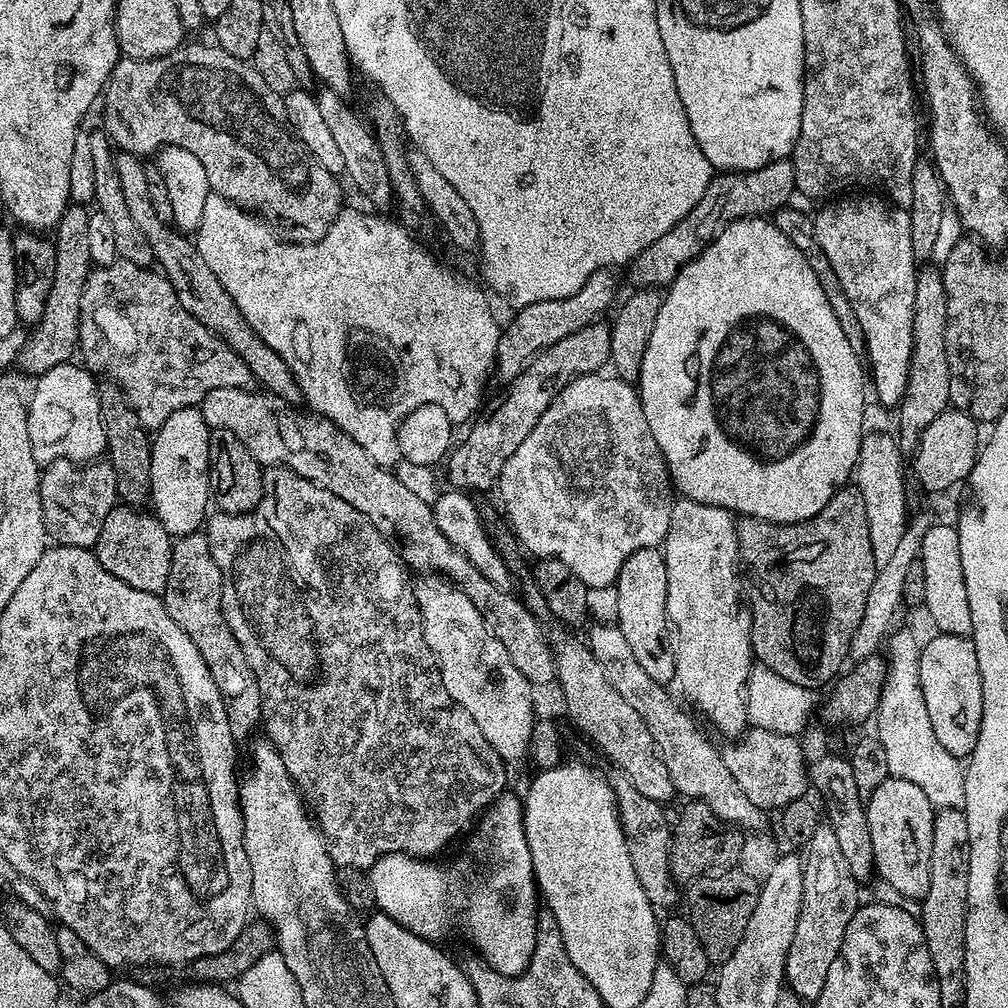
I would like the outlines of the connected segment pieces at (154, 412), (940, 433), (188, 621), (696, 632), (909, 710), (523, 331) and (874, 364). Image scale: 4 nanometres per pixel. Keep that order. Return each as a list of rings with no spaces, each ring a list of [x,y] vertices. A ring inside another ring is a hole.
[[[119,258],[105,268],[93,267],[92,273],[86,278],[86,286],[82,290],[80,343],[78,345],[78,352],[81,357],[84,355],[84,360],[82,359],[83,367],[87,368],[88,371],[93,374],[99,374],[101,377],[104,375],[104,378],[107,378],[111,383],[116,384],[124,391],[124,396],[130,402],[134,414],[138,414],[138,422],[142,422],[142,426],[149,430],[160,428],[162,422],[166,422],[166,418],[170,414],[174,414],[183,408],[193,407],[192,384],[248,388],[249,385],[253,383],[252,371],[246,366],[246,362],[242,362],[242,358],[238,358],[238,354],[234,354],[234,350],[231,346],[225,344],[215,332],[211,332],[202,322],[198,322],[198,318],[194,318],[184,309],[182,302],[178,302],[175,290],[170,286],[170,282],[163,274],[153,270],[151,267],[139,268],[138,266],[134,266],[134,262],[126,262]]]
[[[949,407],[948,411],[938,414],[926,430],[922,430],[920,441],[914,449],[916,461],[910,464],[910,472],[916,475],[916,480],[928,492],[944,492],[947,488],[952,488],[955,484],[963,485],[971,474],[973,466],[976,464],[976,457],[982,447],[982,436],[977,421],[967,416],[965,412],[960,412],[954,407]]]
[[[203,531],[173,539],[170,578],[164,587],[162,599],[170,618],[174,618],[174,622],[178,622],[178,626],[190,634],[190,642],[198,646],[198,654],[202,654],[202,662],[206,662],[206,670],[210,670],[214,686],[218,686],[226,718],[230,722],[232,739],[241,742],[255,728],[261,727],[262,698],[258,690],[258,678],[254,678],[254,670],[250,670],[250,662],[246,662],[246,654],[242,654],[242,646],[238,646],[238,638],[234,638],[224,617],[222,570],[218,570],[218,562],[214,562],[210,554],[210,542]]]
[[[677,499],[672,505],[670,514],[670,530],[666,534],[662,551],[666,562],[666,610],[668,611],[668,622],[673,634],[672,648],[676,651],[676,679],[675,683],[680,684],[684,691],[683,699],[693,704],[722,735],[727,738],[736,738],[749,727],[748,715],[746,714],[746,686],[750,683],[749,674],[754,663],[752,654],[752,638],[749,629],[740,621],[740,588],[736,585],[736,564],[738,568],[738,557],[740,555],[740,543],[736,533],[737,517],[726,508],[719,508],[713,504],[703,504],[693,500]]]
[[[889,635],[886,640],[886,675],[882,693],[882,716],[884,712],[884,749],[886,750],[886,766],[889,777],[897,776],[906,782],[914,782],[930,798],[933,809],[963,808],[966,802],[966,786],[964,785],[965,765],[946,750],[942,750],[942,742],[934,738],[934,726],[930,726],[930,714],[926,714],[926,706],[922,702],[922,686],[918,678],[918,662],[922,644],[912,636]]]
[[[603,268],[594,274],[590,274],[586,286],[582,286],[582,290],[578,290],[570,298],[534,302],[530,306],[519,309],[514,314],[516,316],[511,320],[510,324],[506,324],[500,333],[494,365],[495,375],[498,374],[502,378],[501,381],[504,382],[512,380],[518,374],[524,372],[529,361],[538,352],[554,346],[554,342],[574,334],[588,324],[597,323],[603,317],[600,315],[608,307],[611,309],[617,303],[616,274],[613,269]]]
[[[848,194],[828,203],[825,203],[825,208],[820,213],[817,211],[814,216],[818,246],[822,246],[826,258],[830,258],[830,266],[834,266],[838,282],[842,282],[842,290],[850,306],[854,306],[858,326],[864,335],[866,368],[870,373],[871,387],[872,384],[876,387],[876,396],[882,403],[899,405],[904,398],[912,357],[914,290],[918,271],[918,261],[911,245],[909,209],[900,208],[891,200],[876,194]]]

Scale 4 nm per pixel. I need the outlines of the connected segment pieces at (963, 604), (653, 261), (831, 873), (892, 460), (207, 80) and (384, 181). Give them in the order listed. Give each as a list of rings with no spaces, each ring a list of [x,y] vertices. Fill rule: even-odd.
[[[934,522],[930,530],[926,530],[918,563],[922,566],[922,578],[926,581],[926,598],[922,608],[923,611],[928,611],[928,616],[936,627],[935,631],[971,637],[970,598],[966,598],[966,578],[962,574],[960,536],[951,523]]]
[[[791,159],[775,160],[758,170],[749,172],[722,172],[712,177],[712,184],[706,186],[706,194],[698,198],[698,206],[682,218],[662,238],[650,242],[646,250],[642,250],[634,257],[630,267],[627,269],[628,276],[633,280],[636,288],[663,289],[671,285],[672,280],[680,273],[686,265],[710,242],[715,240],[726,226],[730,226],[739,220],[749,218],[764,218],[774,214],[779,208],[787,205],[790,194],[796,191],[796,179],[794,178],[794,166]]]
[[[820,822],[808,844],[802,848],[802,906],[798,910],[798,926],[794,926],[794,942],[786,954],[784,979],[791,995],[805,1002],[815,1002],[826,986],[826,974],[838,950],[842,950],[842,938],[846,938],[846,926],[860,909],[861,885],[850,874],[850,866],[838,846],[832,825]]]
[[[869,431],[864,437],[864,441],[860,443],[860,457],[856,463],[856,471],[854,473],[854,486],[862,494],[862,502],[866,502],[866,522],[870,526],[870,550],[874,550],[874,562],[877,566],[882,565],[887,562],[894,555],[894,549],[898,547],[898,541],[902,539],[902,534],[906,530],[910,519],[910,511],[908,512],[908,504],[906,502],[906,496],[904,494],[904,472],[906,476],[906,468],[900,465],[900,455],[902,455],[902,449],[898,443],[897,437],[892,436],[888,432],[872,432]]]
[[[188,42],[174,49],[170,54],[158,58],[135,60],[129,56],[124,56],[117,60],[112,75],[108,77],[108,83],[104,85],[102,93],[102,105],[104,104],[103,131],[107,133],[111,143],[119,151],[133,152],[135,156],[141,158],[148,158],[148,155],[151,157],[153,154],[159,153],[160,149],[167,148],[169,144],[178,146],[182,150],[190,150],[190,154],[194,154],[194,158],[198,158],[198,162],[202,162],[202,166],[206,170],[206,178],[210,182],[212,192],[215,195],[234,202],[239,208],[246,208],[249,212],[256,213],[265,223],[271,225],[280,239],[290,244],[315,244],[326,234],[326,230],[330,230],[330,226],[338,218],[342,207],[342,201],[340,201],[341,181],[332,176],[330,170],[322,170],[322,166],[318,166],[318,162],[310,154],[310,150],[306,150],[306,146],[296,137],[296,133],[289,128],[288,115],[284,109],[281,93],[276,93],[264,81],[263,74],[258,69],[251,68],[253,66],[251,63],[234,58],[223,52],[218,46],[209,44],[191,44],[191,42]]]
[[[321,87],[319,91],[315,93],[318,111],[321,112],[322,119],[326,121],[326,127],[329,128],[330,135],[334,137],[342,159],[346,162],[344,176],[352,179],[353,186],[373,204],[369,204],[373,209],[384,210],[380,208],[386,207],[390,202],[393,203],[394,193],[392,179],[375,135],[362,116],[362,121],[360,121],[359,114],[347,104],[349,101],[345,97],[338,95],[333,88]]]

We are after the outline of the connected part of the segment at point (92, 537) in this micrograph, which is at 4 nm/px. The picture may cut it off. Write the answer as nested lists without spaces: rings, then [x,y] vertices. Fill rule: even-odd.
[[[66,459],[55,460],[41,473],[39,494],[42,497],[43,525],[48,536],[75,548],[93,547],[98,534],[102,534],[102,522],[106,522],[110,510],[119,501],[113,466],[106,460],[86,465],[76,465]]]

